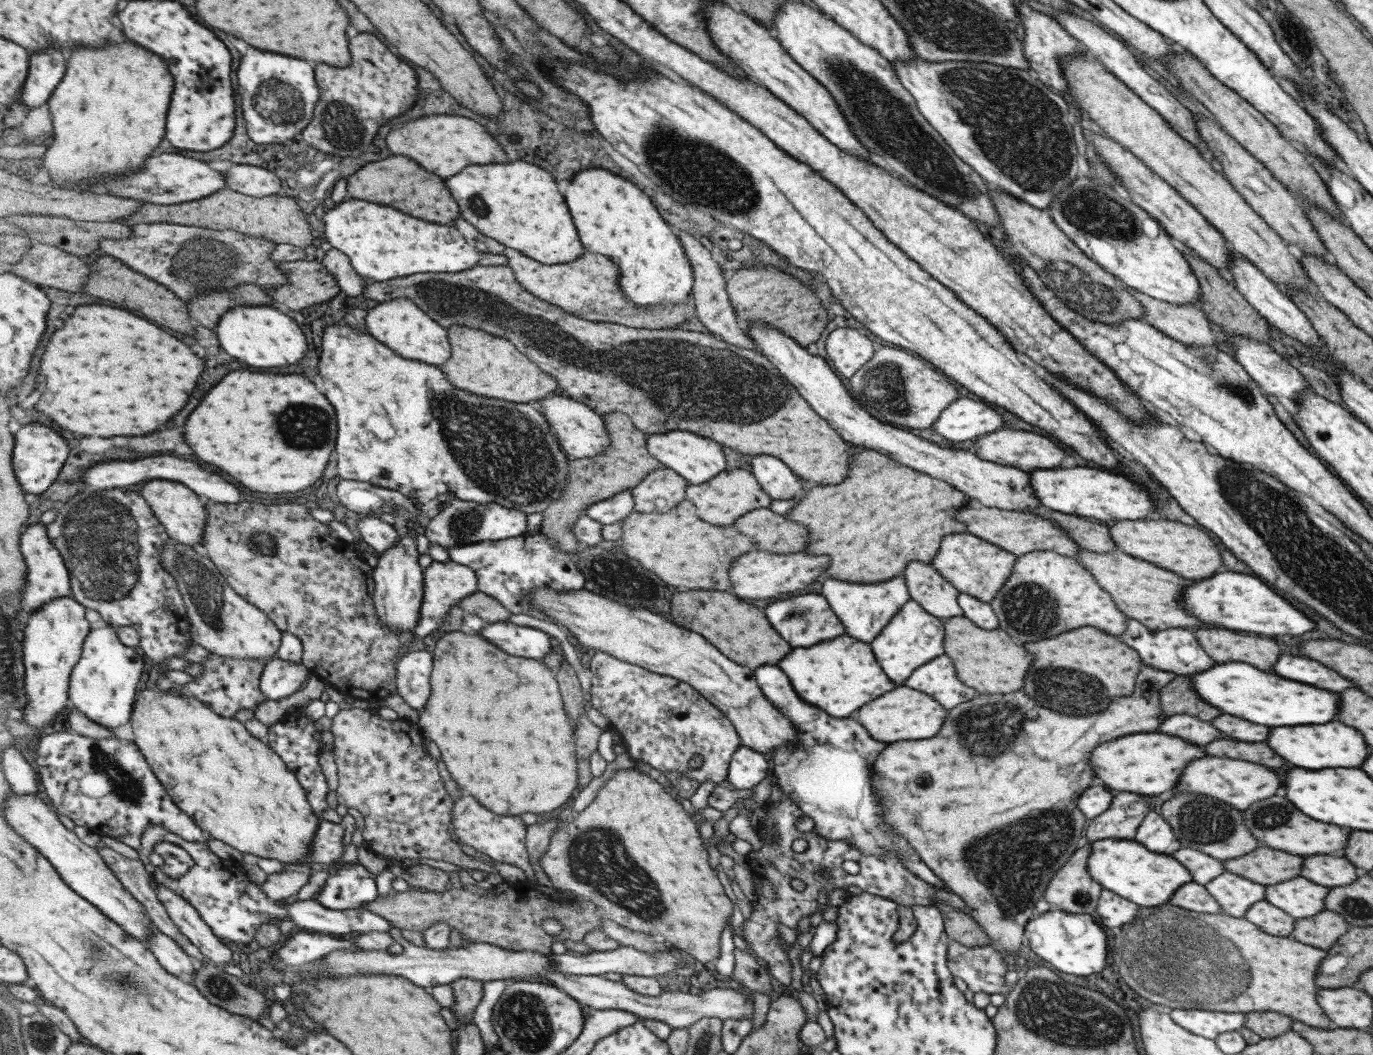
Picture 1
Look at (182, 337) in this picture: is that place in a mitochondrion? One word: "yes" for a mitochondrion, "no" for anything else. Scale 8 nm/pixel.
no

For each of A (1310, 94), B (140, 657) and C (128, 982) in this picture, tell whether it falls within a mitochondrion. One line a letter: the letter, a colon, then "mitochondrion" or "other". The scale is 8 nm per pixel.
A: other
B: other
C: mitochondrion

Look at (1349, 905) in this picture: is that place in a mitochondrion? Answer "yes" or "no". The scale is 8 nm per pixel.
yes

